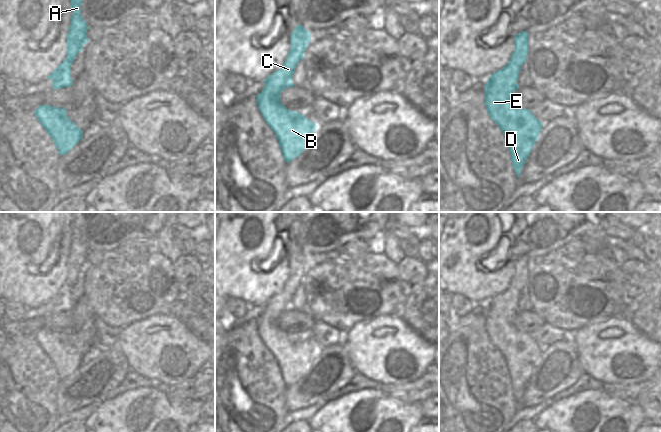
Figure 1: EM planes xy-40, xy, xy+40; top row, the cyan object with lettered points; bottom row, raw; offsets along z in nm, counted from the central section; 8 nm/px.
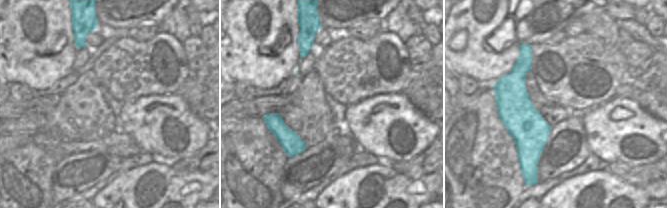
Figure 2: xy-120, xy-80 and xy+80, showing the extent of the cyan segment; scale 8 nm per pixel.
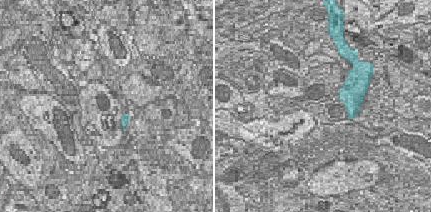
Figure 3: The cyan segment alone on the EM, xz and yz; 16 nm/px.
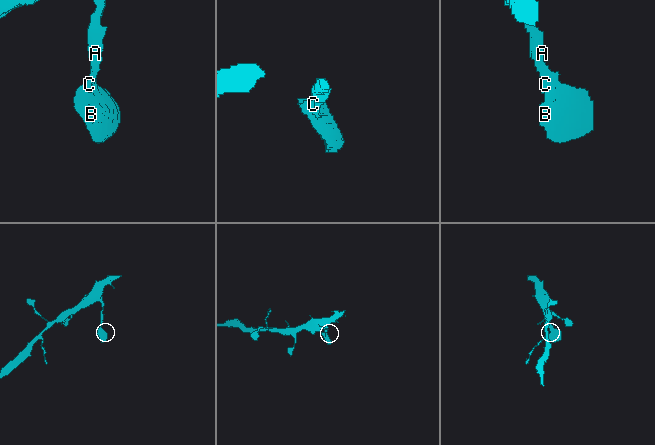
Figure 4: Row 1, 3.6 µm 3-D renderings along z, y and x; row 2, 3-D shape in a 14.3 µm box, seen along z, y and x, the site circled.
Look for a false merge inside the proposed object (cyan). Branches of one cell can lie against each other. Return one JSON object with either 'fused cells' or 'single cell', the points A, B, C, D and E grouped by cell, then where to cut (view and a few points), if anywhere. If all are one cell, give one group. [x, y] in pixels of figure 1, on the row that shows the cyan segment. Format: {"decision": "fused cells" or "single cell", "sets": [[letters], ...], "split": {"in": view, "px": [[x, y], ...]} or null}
{"decision": "single cell", "sets": [["A", "B", "C", "D", "E"]], "split": null}

